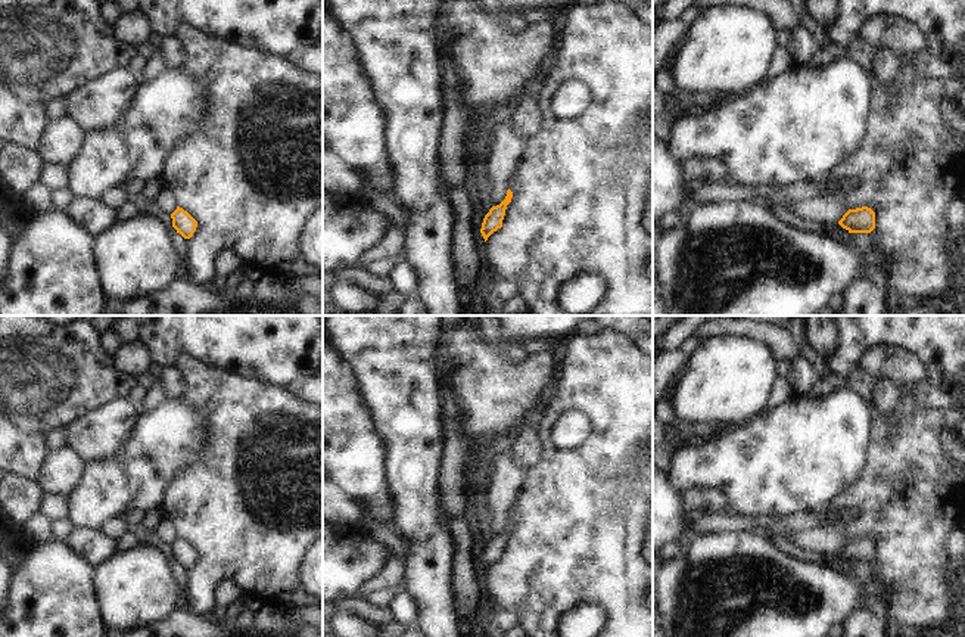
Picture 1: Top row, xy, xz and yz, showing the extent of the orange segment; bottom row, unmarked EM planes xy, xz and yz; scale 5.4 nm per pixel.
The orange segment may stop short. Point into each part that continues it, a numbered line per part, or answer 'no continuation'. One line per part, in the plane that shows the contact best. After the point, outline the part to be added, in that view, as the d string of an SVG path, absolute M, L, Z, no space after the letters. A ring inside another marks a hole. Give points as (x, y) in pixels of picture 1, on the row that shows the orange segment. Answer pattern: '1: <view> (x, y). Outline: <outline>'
no continuation.

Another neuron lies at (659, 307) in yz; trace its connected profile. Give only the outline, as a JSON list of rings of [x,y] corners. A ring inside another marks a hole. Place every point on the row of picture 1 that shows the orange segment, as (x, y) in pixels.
[[[653,245],[653,316],[670,316],[663,295],[657,289],[657,252]]]

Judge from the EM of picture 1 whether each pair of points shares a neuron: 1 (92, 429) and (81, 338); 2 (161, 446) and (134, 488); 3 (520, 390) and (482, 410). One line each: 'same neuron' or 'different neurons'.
1: different neurons
2: same neuron
3: same neuron

